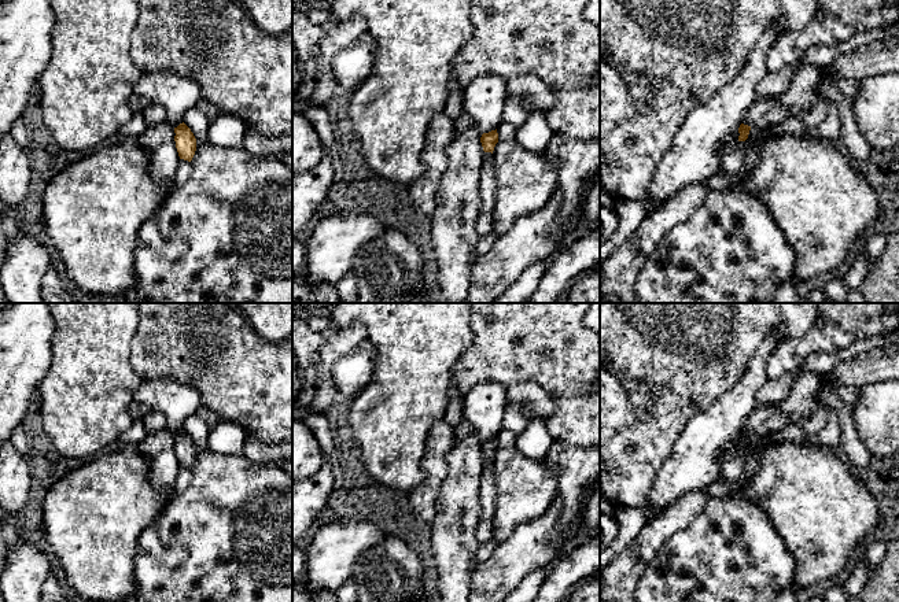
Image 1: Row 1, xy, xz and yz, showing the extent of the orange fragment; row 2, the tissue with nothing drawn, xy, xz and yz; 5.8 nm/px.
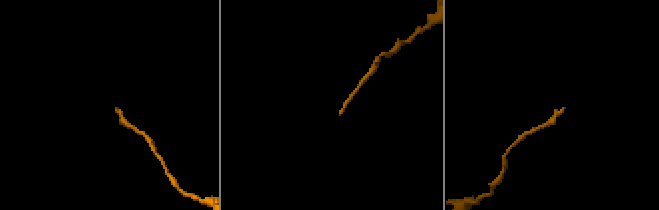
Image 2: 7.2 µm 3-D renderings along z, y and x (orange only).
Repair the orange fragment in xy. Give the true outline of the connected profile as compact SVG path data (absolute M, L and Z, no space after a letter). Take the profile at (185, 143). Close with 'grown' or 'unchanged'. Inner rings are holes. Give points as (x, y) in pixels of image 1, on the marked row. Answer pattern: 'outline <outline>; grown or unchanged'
outline M183 122L174 128L174 141L180 159L191 162L196 151L196 139L191 129Z; unchanged

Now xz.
outline M497 129L489 133L483 133L480 137L480 143L483 147L482 160L486 162L487 159L493 156L494 147L498 143Z; grown

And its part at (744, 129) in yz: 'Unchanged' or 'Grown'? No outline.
Grown

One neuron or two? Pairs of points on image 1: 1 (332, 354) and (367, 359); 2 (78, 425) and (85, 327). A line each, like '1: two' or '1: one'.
1: two
2: one

